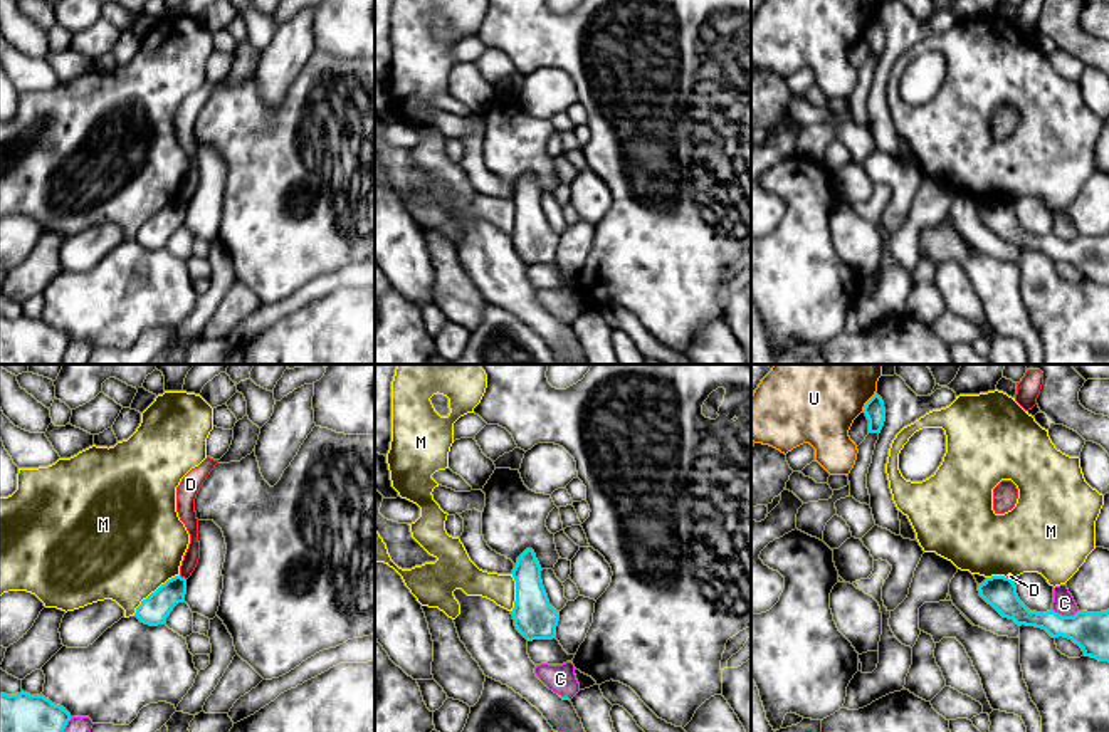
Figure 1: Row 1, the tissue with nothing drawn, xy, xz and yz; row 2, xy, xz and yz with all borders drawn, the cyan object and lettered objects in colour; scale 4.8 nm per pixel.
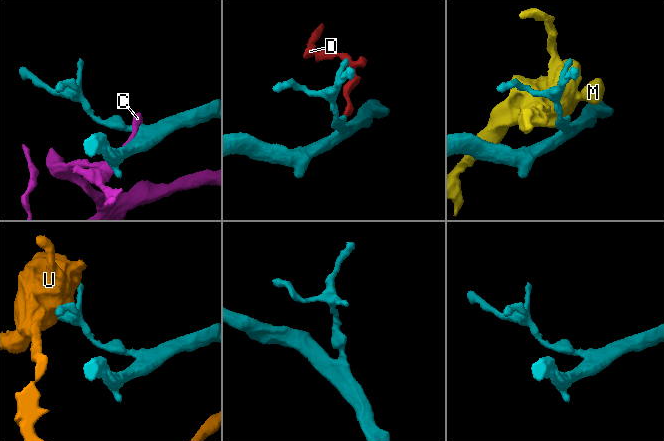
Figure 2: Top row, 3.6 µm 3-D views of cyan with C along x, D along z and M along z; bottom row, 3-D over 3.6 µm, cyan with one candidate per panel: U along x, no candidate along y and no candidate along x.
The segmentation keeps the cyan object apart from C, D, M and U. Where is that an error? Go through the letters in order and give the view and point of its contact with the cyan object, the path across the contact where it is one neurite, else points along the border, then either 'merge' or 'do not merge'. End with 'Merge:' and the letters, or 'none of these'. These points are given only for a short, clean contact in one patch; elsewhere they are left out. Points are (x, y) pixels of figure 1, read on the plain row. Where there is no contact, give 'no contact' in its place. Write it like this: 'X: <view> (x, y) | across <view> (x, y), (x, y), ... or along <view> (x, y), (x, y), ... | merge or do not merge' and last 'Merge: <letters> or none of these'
C: yz (1066, 240) | do not merge
D: xy (183, 202) | along xy (180, 198), (185, 203) | do not merge
M: xy (155, 215) | do not merge
U: yz (867, 26) | do not merge
Merge: none of these

